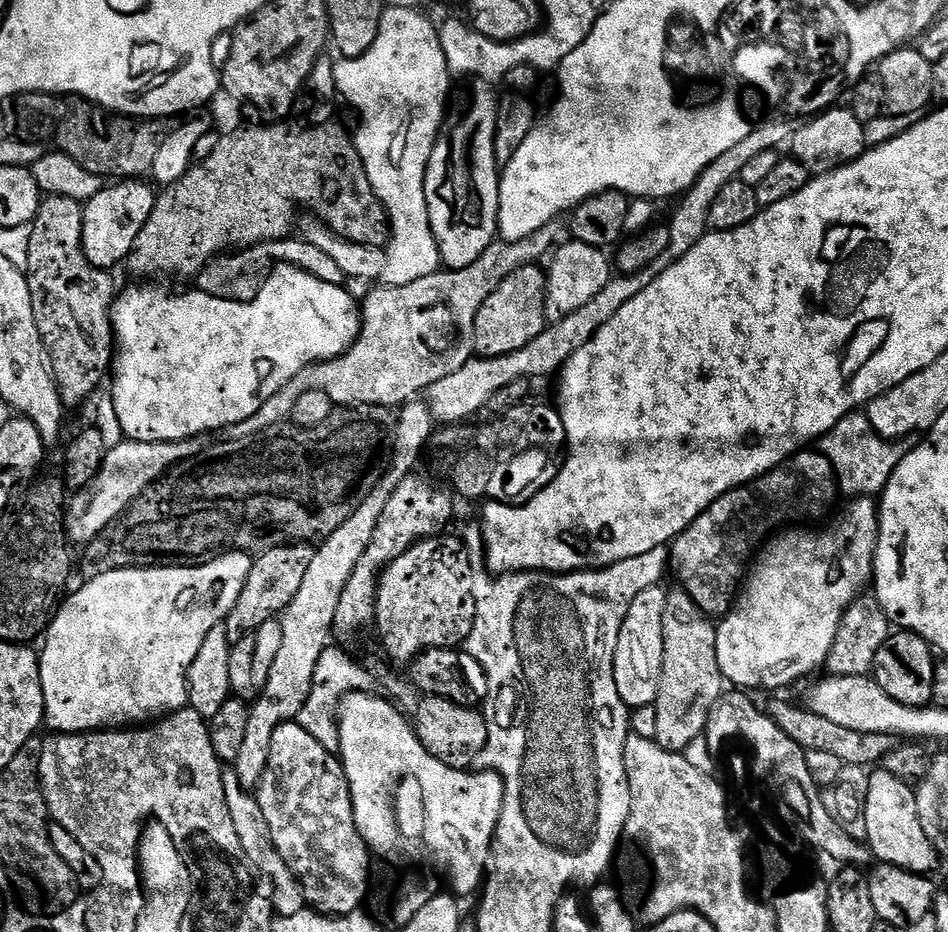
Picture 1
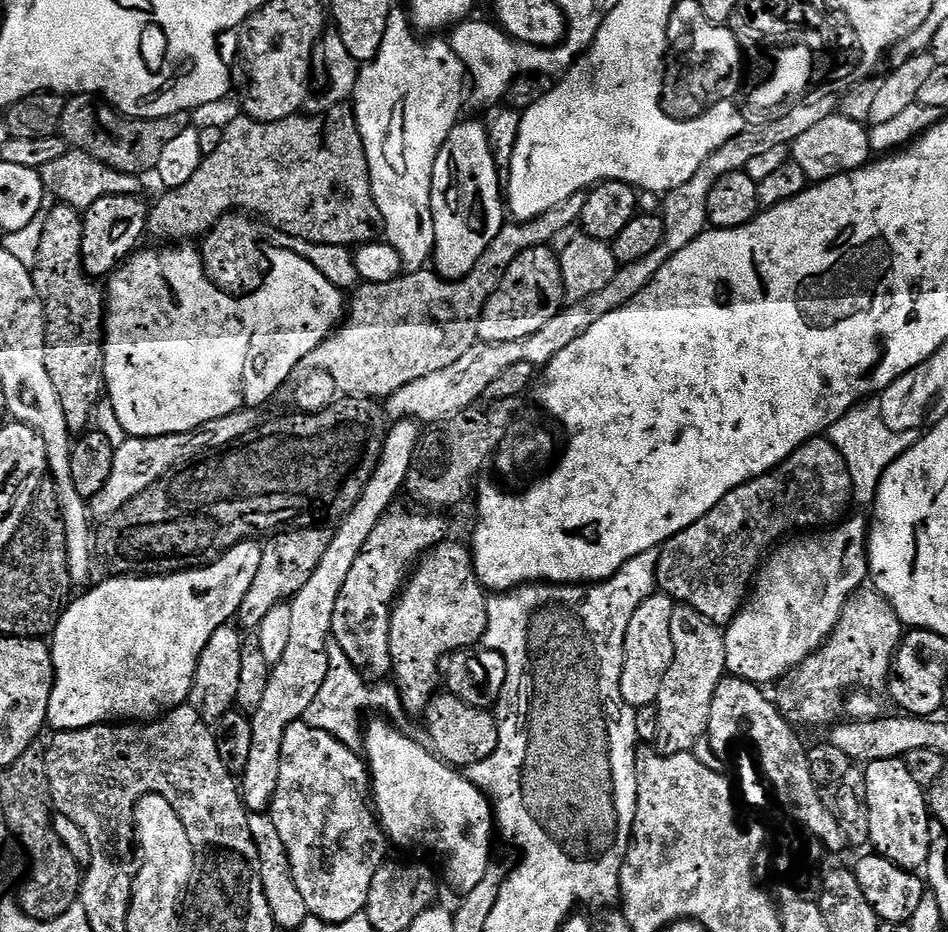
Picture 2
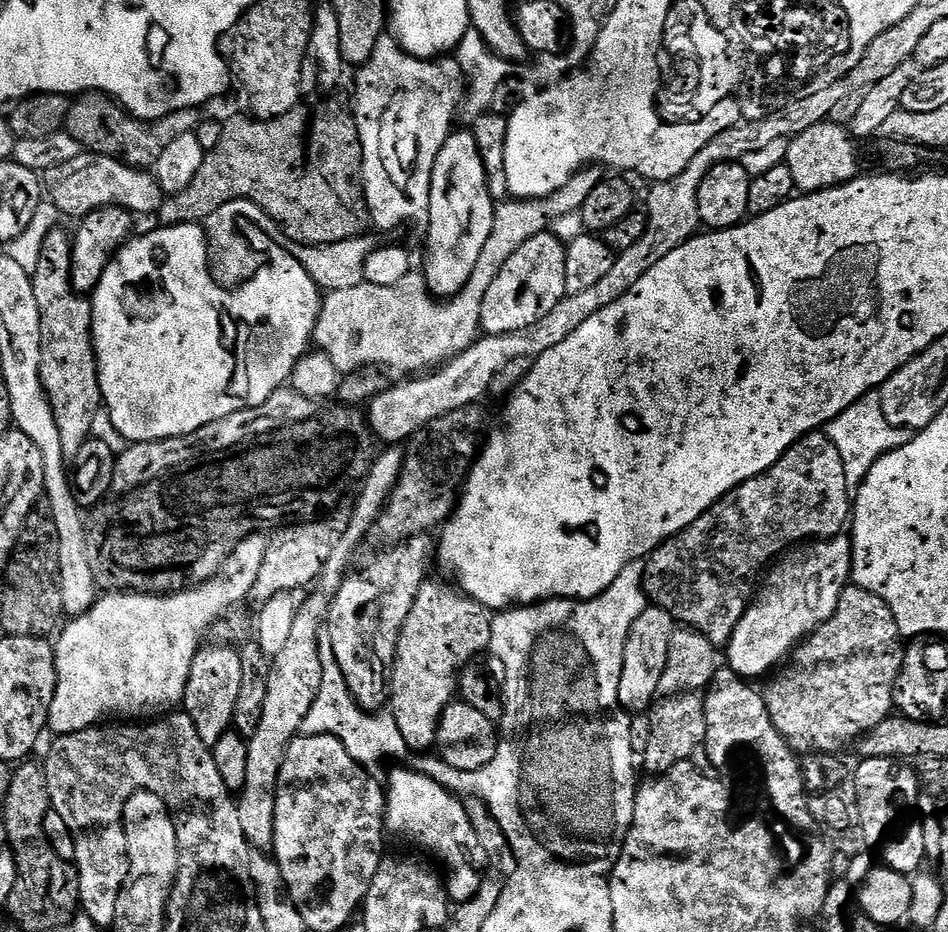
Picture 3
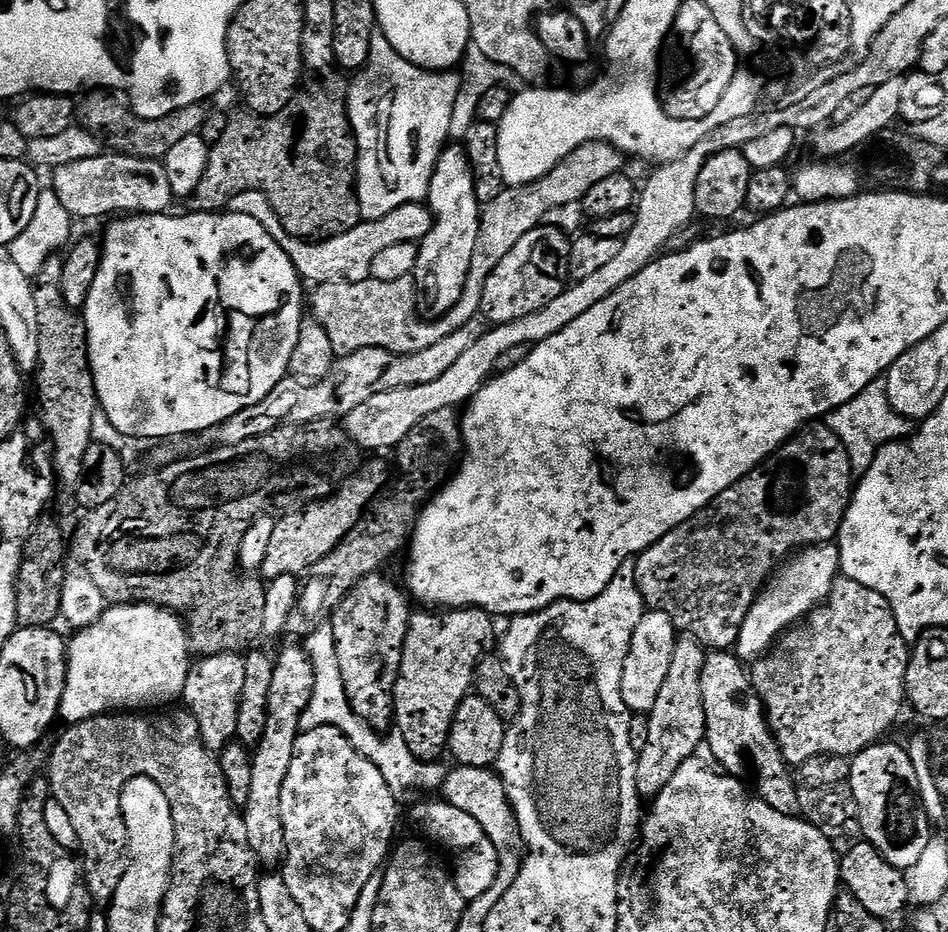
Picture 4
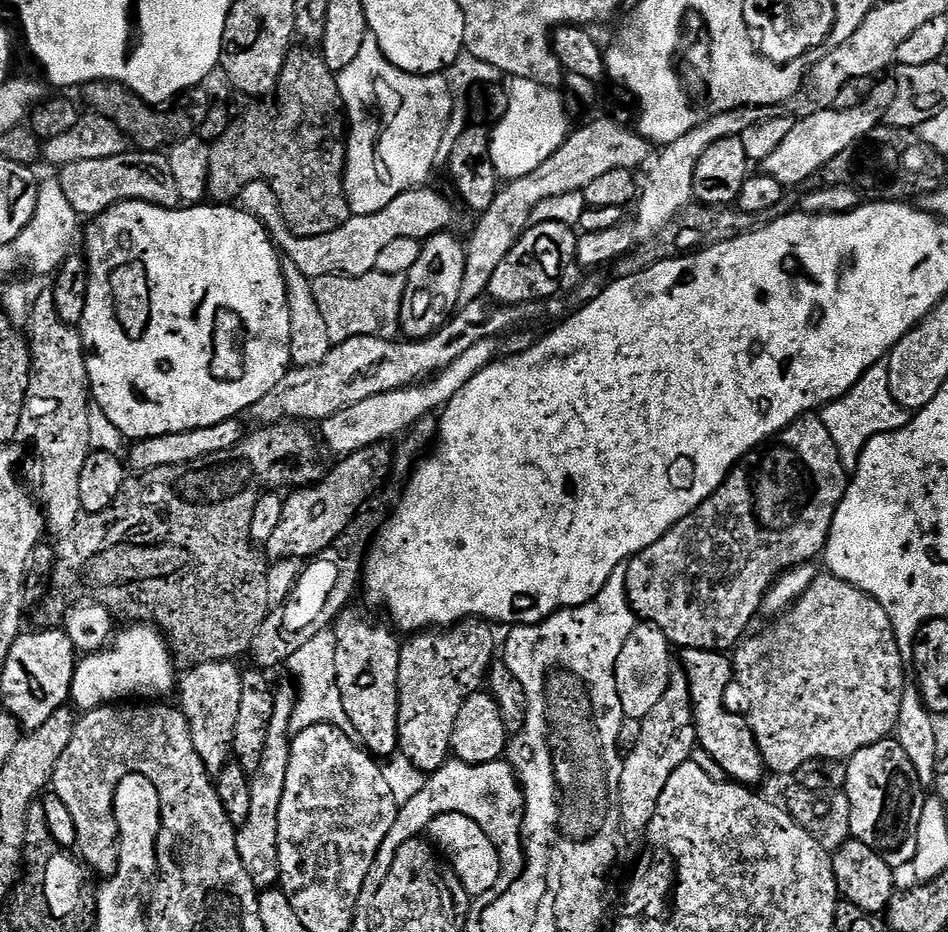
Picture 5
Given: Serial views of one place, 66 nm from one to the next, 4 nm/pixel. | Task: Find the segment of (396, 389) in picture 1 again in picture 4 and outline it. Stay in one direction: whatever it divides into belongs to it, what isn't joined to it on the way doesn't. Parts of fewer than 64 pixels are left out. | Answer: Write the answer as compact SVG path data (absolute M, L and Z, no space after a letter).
M607 141L586 143L580 146L578 150L572 151L550 174L544 175L542 179L535 180L533 183L505 187L504 192L498 194L498 198L494 198L488 204L483 205L480 214L480 237L476 243L476 253L472 259L468 281L464 287L462 298L449 310L447 316L432 319L425 318L422 315L421 309L418 307L416 281L411 275L398 278L397 281L380 281L369 278L362 282L331 280L325 284L317 284L314 288L316 293L313 296L311 293L310 296L311 311L312 308L316 311L313 312L315 319L319 320L327 332L333 334L364 332L365 338L368 339L365 341L371 342L377 348L386 348L398 354L414 354L418 350L426 350L426 346L434 346L434 342L442 342L442 338L446 338L448 334L454 334L454 330L466 326L466 322L475 320L481 315L480 303L482 302L482 290L486 286L486 278L490 278L494 266L498 266L498 262L502 262L502 258L506 258L506 254L510 254L510 250L514 250L514 246L518 246L522 234L543 225L544 216L551 210L564 207L570 203L581 203L595 183L610 178L611 174L623 171L625 169L624 160L626 161L625 155Z

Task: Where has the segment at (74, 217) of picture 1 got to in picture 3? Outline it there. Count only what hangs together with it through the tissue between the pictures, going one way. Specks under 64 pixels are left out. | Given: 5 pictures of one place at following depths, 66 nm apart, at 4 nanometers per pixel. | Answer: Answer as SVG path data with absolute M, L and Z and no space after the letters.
M59 227L46 234L42 254L38 257L38 270L30 275L42 322L42 386L52 407L54 422L58 422L62 450L65 457L71 458L91 437L94 416L102 407L102 401L96 369L96 345L92 338L92 301L87 295L76 292L70 282L72 242L69 233L64 231Z

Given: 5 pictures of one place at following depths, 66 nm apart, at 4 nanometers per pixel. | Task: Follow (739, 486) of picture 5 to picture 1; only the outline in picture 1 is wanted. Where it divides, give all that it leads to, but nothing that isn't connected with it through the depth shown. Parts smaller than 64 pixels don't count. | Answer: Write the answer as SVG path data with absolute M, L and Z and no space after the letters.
M800 450L788 457L784 463L773 468L757 480L743 484L740 488L731 488L716 499L687 530L676 537L670 545L670 572L680 579L679 587L690 598L694 598L704 615L709 618L723 618L728 615L742 587L742 581L750 567L750 561L761 543L760 536L768 538L777 530L793 522L804 522L807 516L824 516L832 508L838 497L836 471L819 450Z

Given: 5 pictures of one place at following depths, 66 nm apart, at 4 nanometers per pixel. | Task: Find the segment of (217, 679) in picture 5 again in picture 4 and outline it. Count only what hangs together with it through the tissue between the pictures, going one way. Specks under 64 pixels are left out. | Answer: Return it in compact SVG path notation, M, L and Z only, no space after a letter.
M235 652L197 659L188 669L182 697L187 711L195 716L202 742L209 752L218 754L236 740L238 702L242 698L242 682L246 679L244 656Z

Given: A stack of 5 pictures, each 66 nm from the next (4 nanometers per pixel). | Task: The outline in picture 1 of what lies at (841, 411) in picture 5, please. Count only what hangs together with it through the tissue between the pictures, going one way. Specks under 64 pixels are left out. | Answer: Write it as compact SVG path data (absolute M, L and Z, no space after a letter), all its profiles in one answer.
M849 414L842 417L826 435L818 441L819 451L824 453L836 471L838 488L848 498L859 498L862 496L879 497L884 487L890 482L894 470L916 447L918 440L916 436L904 436L900 440L887 440L885 436L879 436L874 426L868 421L867 415Z

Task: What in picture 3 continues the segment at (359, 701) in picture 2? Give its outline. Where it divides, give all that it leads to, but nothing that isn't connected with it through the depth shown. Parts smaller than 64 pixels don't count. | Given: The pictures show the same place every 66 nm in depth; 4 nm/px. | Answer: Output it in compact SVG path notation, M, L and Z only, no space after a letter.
M327 626L319 630L319 658L323 670L322 686L319 687L318 696L314 700L314 706L310 708L310 713L303 719L301 733L306 736L329 735L338 738L346 746L347 753L374 774L379 773L379 763L385 757L394 758L396 762L405 761L402 759L409 756L410 749L402 738L402 732L391 709L383 708L377 709L374 713L366 712L350 694L334 655L330 630Z

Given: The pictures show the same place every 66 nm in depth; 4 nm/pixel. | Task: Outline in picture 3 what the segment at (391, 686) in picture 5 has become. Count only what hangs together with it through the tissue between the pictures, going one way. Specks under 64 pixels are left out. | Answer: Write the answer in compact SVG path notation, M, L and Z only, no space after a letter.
M423 534L410 537L392 548L385 548L375 553L376 557L365 568L349 571L344 577L338 594L334 594L332 605L326 617L326 626L330 630L331 645L341 667L346 686L356 703L366 712L374 713L383 709L390 700L390 673L396 661L396 647L400 637L400 628L414 606L418 590L426 583L429 575L428 563L434 560L434 540L431 535Z

